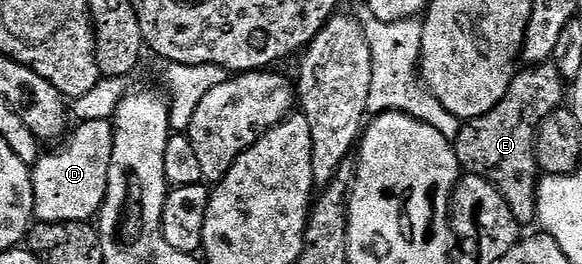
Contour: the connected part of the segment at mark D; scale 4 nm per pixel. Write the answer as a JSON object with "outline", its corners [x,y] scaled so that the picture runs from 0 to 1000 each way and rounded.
{"outline":[[[177,451],[137,466],[132,485],[115,515],[105,572],[70,583],[53,636],[58,814],[70,845],[149,845],[170,818],[189,670],[196,481]]]}

